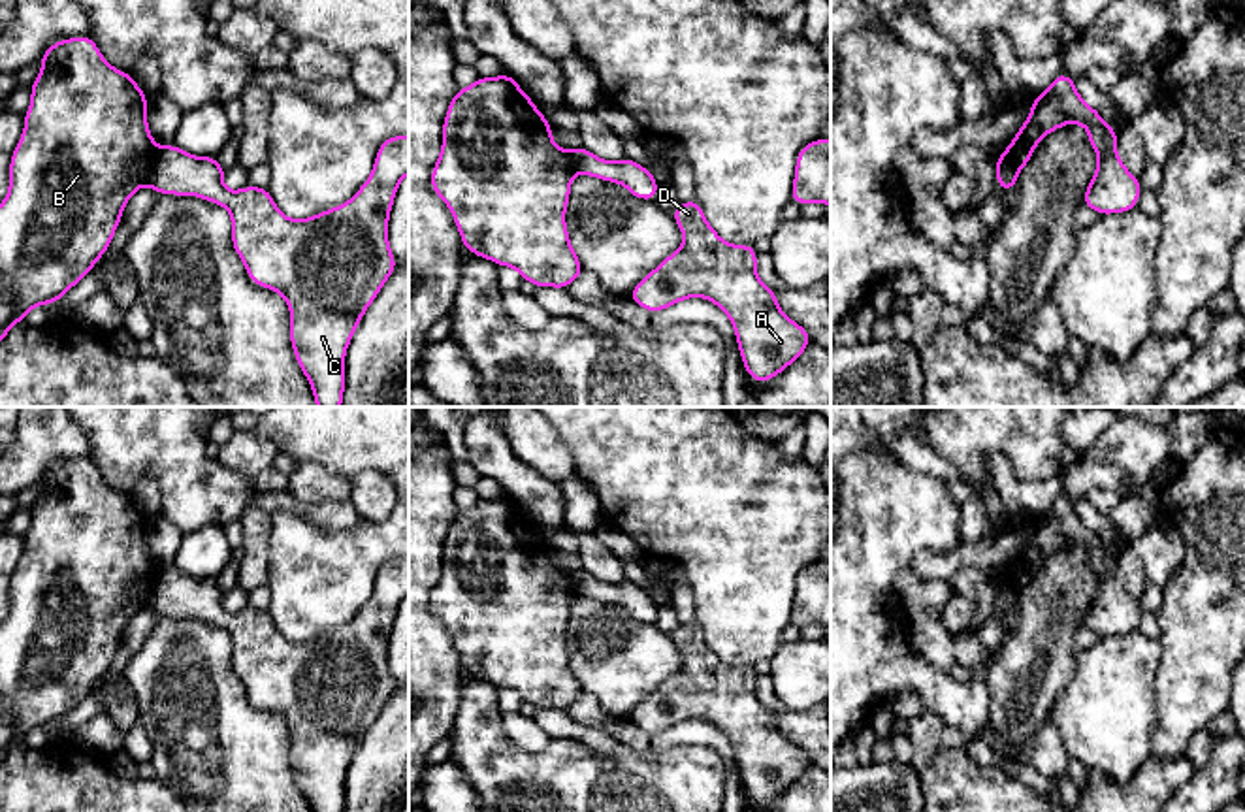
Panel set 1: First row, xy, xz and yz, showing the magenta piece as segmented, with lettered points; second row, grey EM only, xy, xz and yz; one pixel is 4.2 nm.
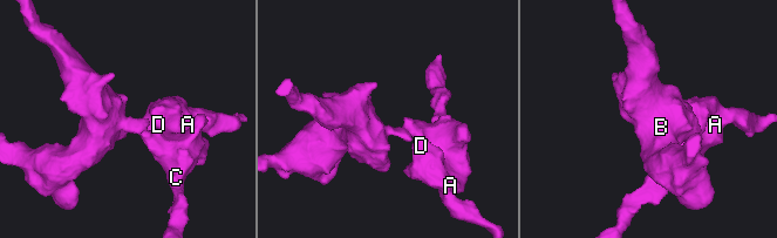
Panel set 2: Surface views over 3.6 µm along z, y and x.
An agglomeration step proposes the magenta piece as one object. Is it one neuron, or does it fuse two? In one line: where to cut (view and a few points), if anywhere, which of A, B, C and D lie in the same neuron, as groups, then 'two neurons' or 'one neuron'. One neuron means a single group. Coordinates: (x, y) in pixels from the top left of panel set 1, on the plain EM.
cut xy (159, 569), (145, 605); groups A C D / B; two neurons

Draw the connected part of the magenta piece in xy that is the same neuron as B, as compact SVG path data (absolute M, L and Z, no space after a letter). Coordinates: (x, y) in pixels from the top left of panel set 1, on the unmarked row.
M90 458L55 463L40 479L43 490L30 507L32 522L24 535L24 552L9 582L9 612L0 625L0 763L8 754L23 744L24 737L40 727L57 725L72 708L75 708L104 678L121 644L126 624L147 607L158 569L147 546L147 516L137 509L128 494L121 494L105 484Z

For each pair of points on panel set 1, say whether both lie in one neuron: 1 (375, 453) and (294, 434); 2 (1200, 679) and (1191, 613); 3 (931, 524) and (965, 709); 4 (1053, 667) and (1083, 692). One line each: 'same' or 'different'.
1: same
2: same
3: same
4: different

